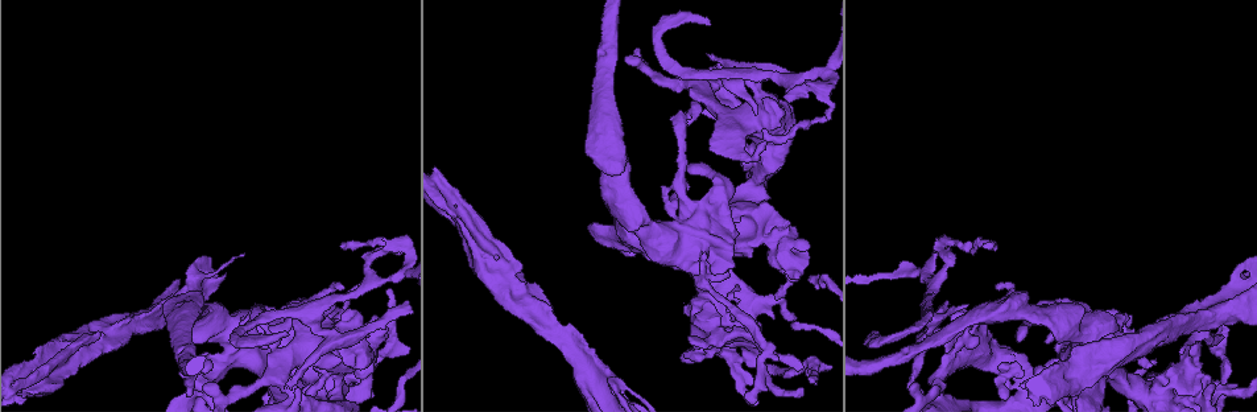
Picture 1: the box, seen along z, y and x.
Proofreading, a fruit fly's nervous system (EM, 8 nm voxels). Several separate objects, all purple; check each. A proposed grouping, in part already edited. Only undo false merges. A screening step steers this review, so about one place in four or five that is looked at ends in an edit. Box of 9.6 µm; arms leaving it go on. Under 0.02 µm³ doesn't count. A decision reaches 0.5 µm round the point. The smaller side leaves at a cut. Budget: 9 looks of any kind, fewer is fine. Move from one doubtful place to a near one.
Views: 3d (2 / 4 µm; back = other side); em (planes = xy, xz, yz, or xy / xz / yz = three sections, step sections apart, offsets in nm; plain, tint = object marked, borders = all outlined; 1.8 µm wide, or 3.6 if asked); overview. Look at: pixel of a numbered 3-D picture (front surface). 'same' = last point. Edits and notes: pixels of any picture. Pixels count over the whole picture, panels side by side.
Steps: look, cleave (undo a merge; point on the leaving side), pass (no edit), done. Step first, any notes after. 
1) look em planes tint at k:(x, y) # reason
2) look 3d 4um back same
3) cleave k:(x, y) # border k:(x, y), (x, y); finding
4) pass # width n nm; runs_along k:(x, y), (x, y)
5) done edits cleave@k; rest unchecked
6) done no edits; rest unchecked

look em planes tint at 1:(198, 379)

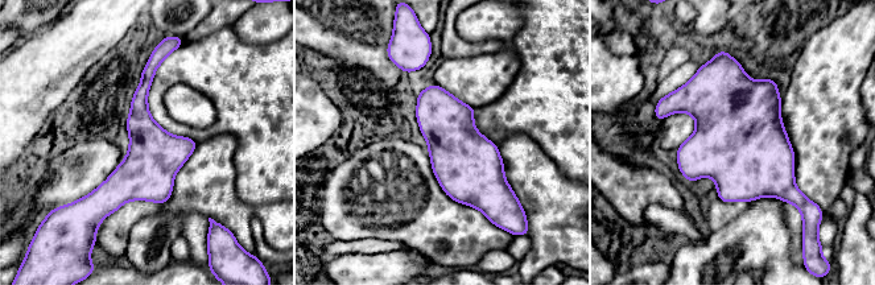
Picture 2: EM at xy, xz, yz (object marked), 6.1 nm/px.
pass # width 320 nm; continuous, no second neuron

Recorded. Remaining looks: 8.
look 3d 2um at 1:(286, 361) # a fork

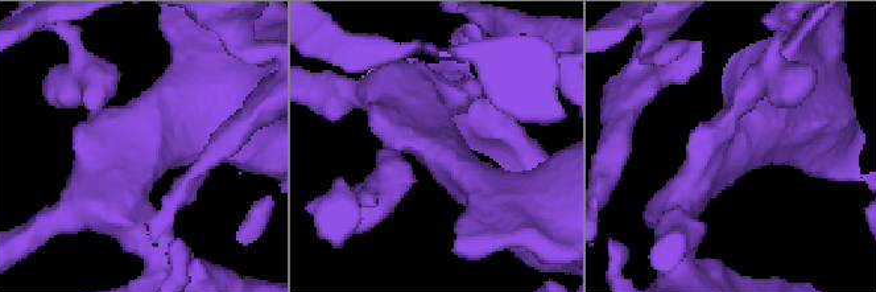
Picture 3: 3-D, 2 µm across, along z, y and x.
look em xy step 8 tint at 3:(731, 142) # arms 3; arm_widths 260, 280, 480 nm; shape alone is not enough

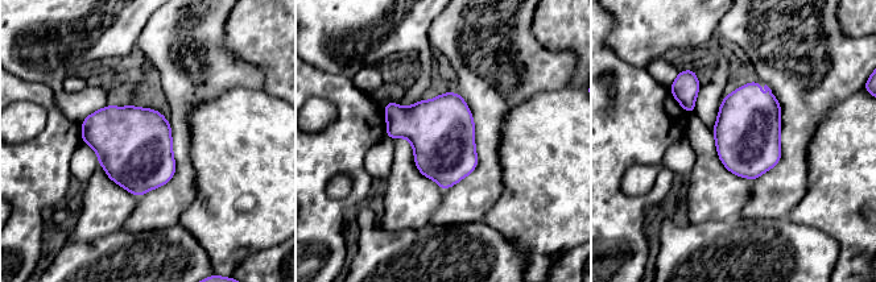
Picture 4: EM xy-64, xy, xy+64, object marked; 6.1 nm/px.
pass # width 400 nm; continuous, no second neuron

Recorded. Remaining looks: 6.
look 3d 4um at 1:(259, 331) # sharp bend

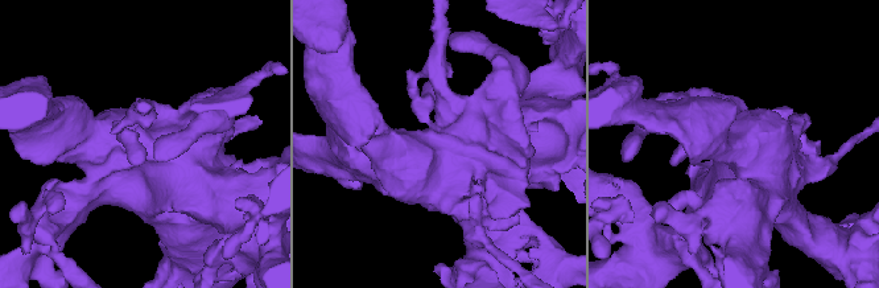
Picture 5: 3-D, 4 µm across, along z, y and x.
look em 3.6um planes tint at 5:(151, 150) # need the tissue

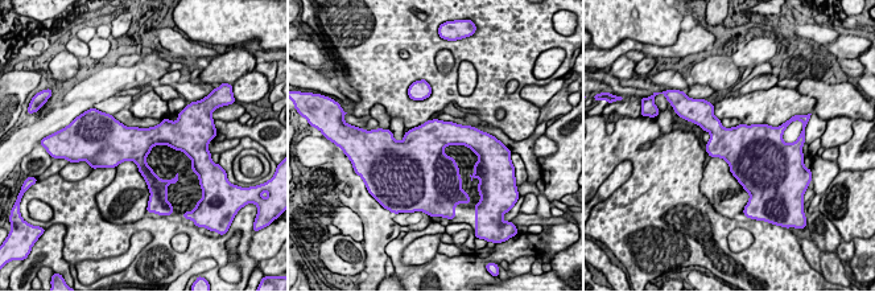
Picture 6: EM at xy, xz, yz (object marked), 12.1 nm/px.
pass # width 420 nm; one neuron here

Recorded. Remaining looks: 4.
look em 3.6um planes borders at 1:(311, 381) # calibre changes

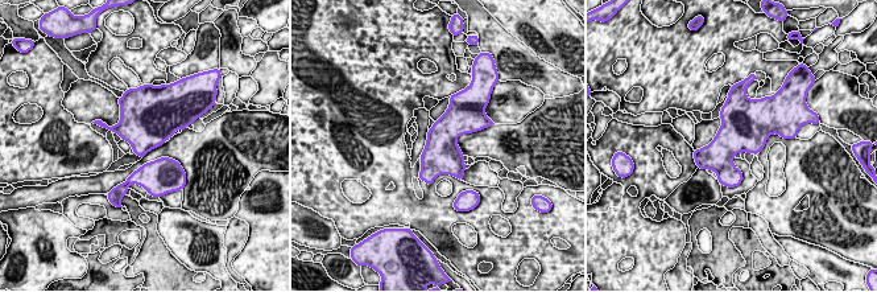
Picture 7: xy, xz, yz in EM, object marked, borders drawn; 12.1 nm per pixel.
pass # width 460 nm; all the same neuron

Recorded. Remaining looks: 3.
done no edits; rest unchecked

